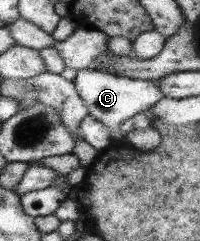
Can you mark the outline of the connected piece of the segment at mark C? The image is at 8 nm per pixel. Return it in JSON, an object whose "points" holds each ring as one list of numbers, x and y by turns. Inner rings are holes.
{"points":[[89,68,76,71,73,83,78,96,82,99,83,106,86,107,87,115,104,125,104,128,109,131,112,143,120,144,120,140,123,139,123,136,119,134,119,126,123,121,132,119,136,114,154,107,154,104,164,97,156,81,130,79]]}

